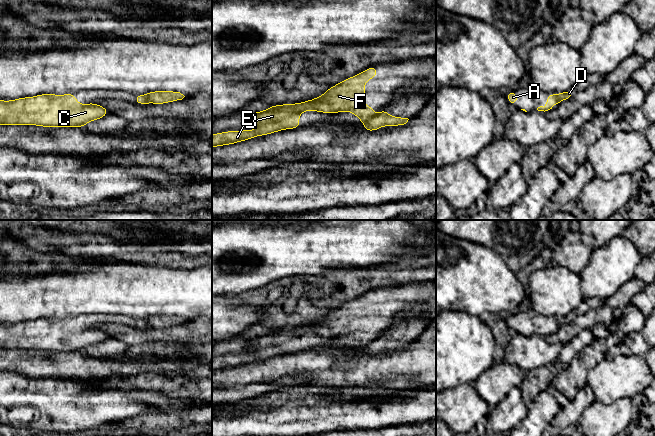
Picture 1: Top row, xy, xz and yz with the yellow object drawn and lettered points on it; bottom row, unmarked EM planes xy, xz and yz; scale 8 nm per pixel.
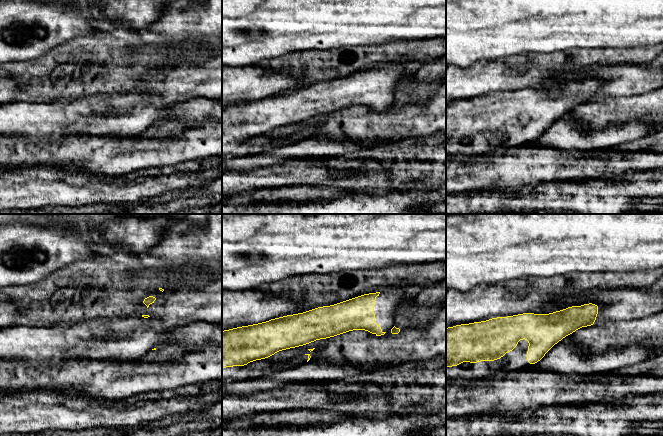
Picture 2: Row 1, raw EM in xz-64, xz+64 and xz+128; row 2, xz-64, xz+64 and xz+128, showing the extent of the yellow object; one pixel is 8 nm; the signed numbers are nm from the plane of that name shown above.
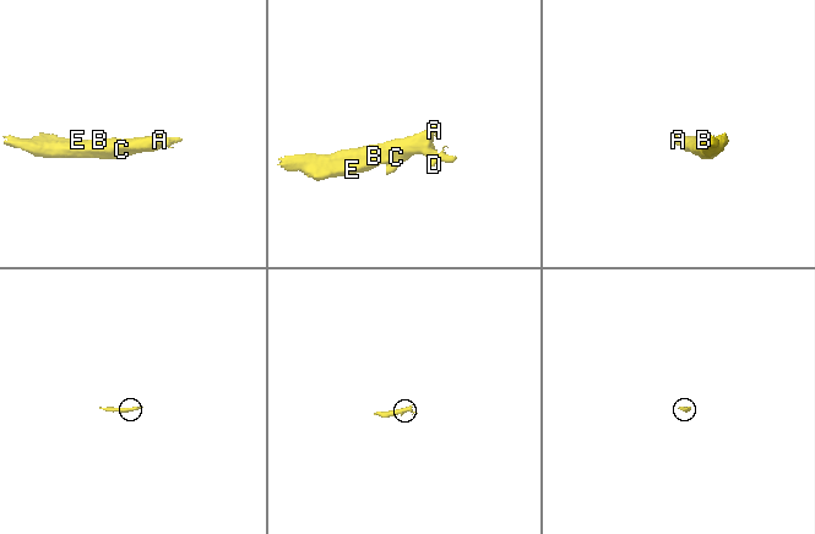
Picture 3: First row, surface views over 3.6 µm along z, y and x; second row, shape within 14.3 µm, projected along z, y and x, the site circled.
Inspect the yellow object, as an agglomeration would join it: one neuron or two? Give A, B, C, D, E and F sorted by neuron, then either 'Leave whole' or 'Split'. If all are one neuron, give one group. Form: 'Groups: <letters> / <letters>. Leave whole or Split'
Groups: A B C E F / D. Split

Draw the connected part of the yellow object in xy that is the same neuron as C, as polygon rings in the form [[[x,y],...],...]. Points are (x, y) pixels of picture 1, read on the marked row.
[[[74,93],[0,100],[0,125],[84,127],[108,113],[107,108],[95,103],[79,104]]]

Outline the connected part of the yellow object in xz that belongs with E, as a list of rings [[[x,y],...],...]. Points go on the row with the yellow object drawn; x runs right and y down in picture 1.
[[[377,67],[367,68],[365,71],[344,79],[339,84],[336,84],[329,88],[320,97],[314,98],[312,100],[304,101],[295,104],[282,104],[271,106],[264,111],[255,112],[249,114],[248,119],[256,122],[258,124],[255,130],[242,130],[242,131],[227,131],[222,133],[216,133],[212,135],[212,148],[223,145],[235,144],[237,142],[242,142],[248,139],[255,138],[256,136],[263,136],[267,134],[272,134],[286,129],[296,129],[300,128],[299,117],[302,112],[309,110],[321,112],[321,113],[339,113],[344,111],[349,111],[357,116],[362,123],[366,123],[373,115],[376,109],[369,107],[363,103],[365,99],[365,82],[369,81],[371,78],[377,77]]]

